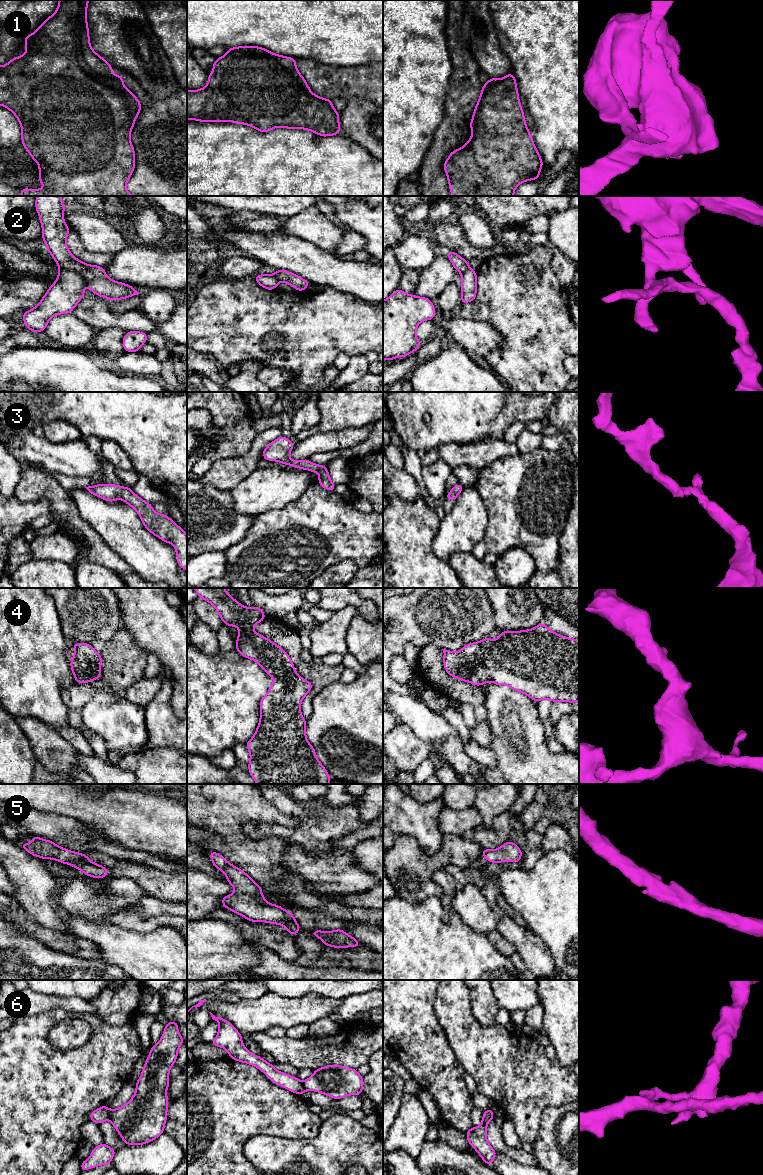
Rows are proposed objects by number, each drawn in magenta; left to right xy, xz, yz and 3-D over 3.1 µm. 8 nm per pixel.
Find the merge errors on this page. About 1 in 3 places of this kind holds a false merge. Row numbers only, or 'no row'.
1, 2, 6

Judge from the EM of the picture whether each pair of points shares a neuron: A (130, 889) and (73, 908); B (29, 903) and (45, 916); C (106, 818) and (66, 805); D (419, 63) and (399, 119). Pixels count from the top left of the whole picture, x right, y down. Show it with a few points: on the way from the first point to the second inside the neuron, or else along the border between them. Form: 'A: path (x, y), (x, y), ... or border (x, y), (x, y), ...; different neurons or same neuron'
A: path (116, 897), (105, 904), (87, 904); same neuron
B: path (33, 904), (41, 912); same neuron
C: path (96, 809), (88, 805), (76, 805); same neuron
D: path (405, 77), (399, 83), (399, 105); same neuron

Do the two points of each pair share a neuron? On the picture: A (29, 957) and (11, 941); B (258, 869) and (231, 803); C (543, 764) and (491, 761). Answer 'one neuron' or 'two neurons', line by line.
A: one neuron
B: one neuron
C: two neurons

